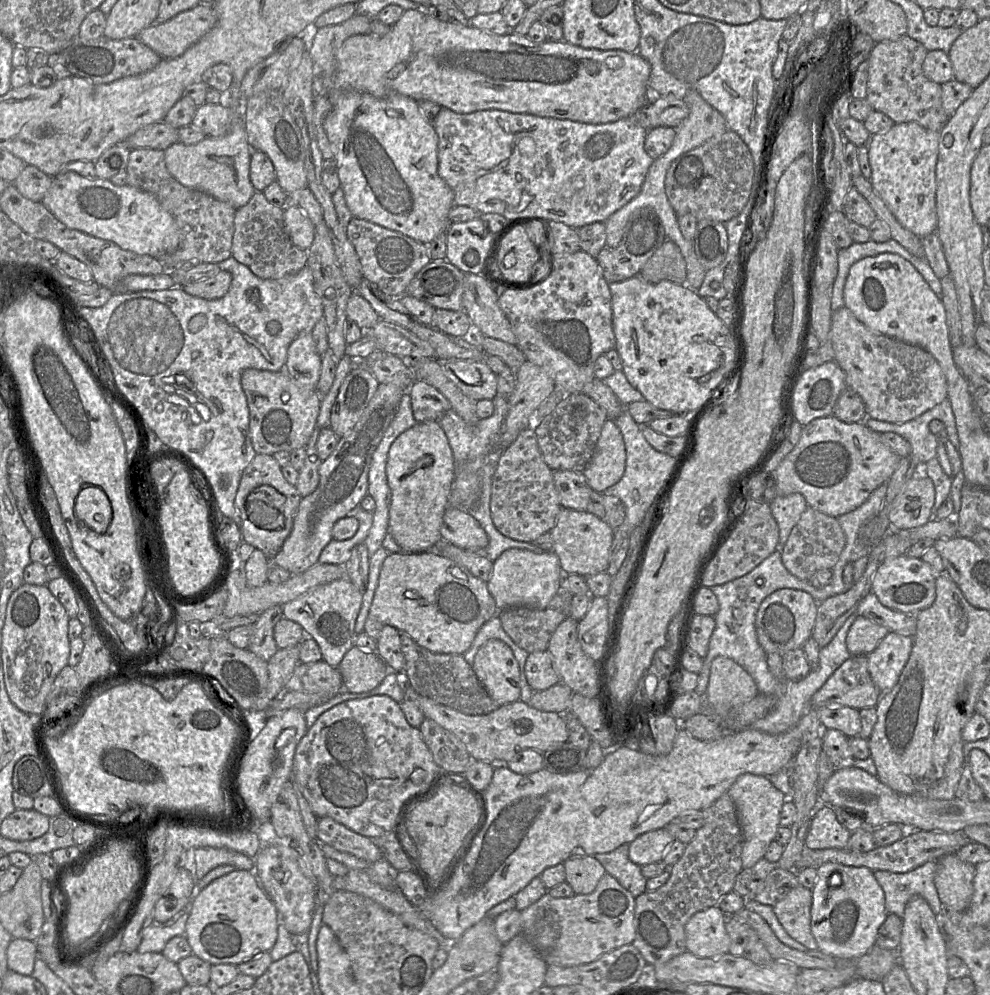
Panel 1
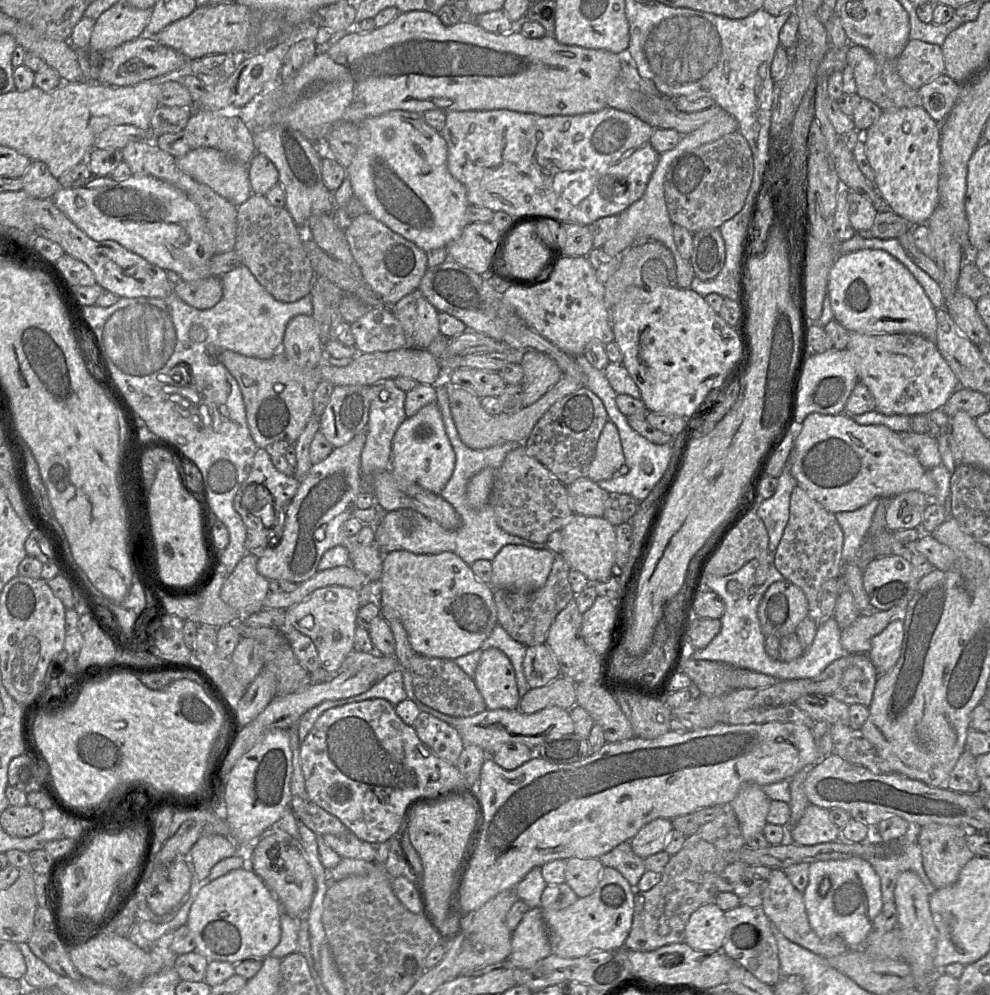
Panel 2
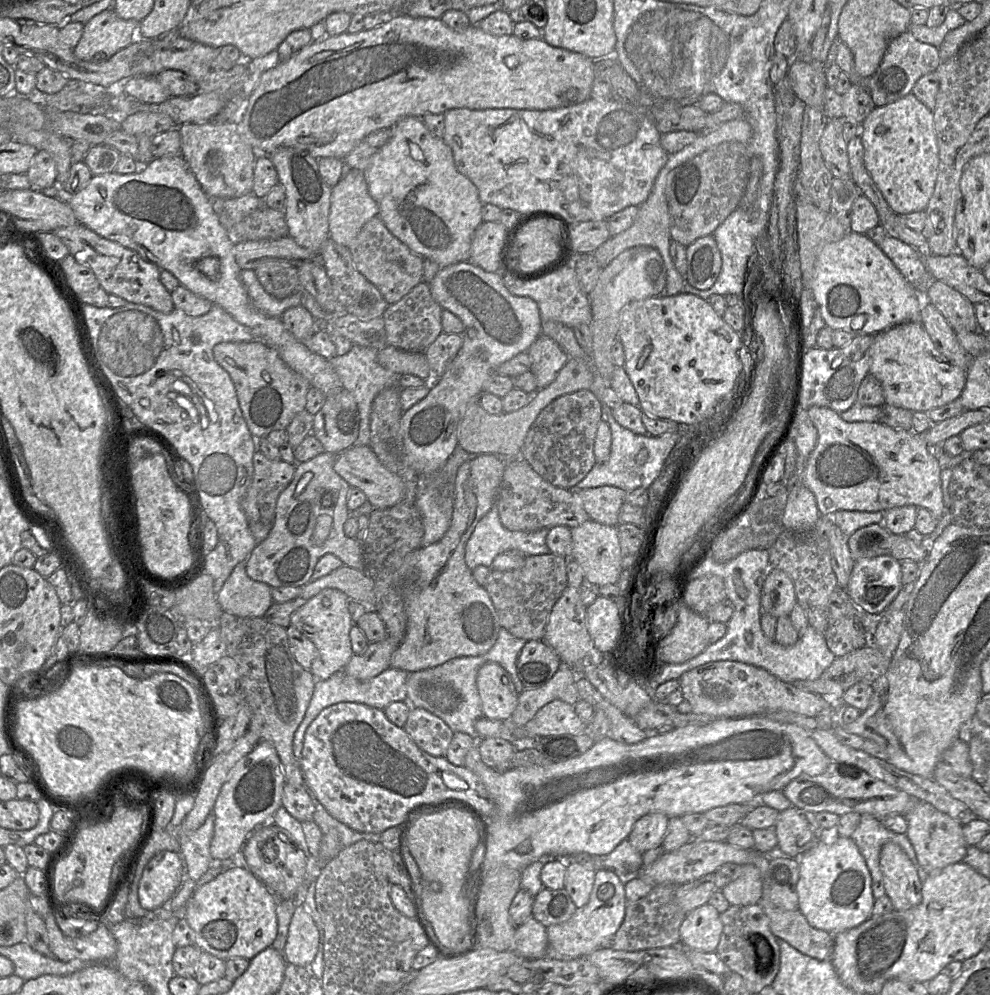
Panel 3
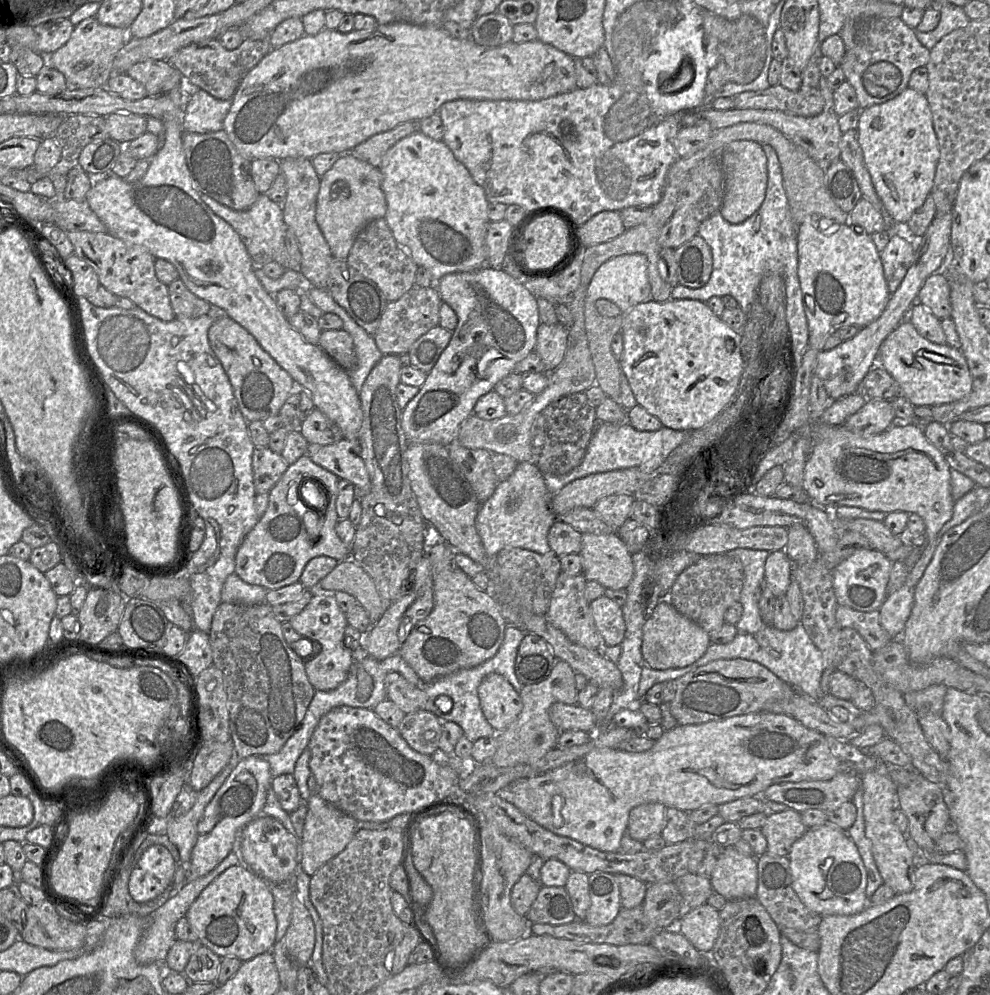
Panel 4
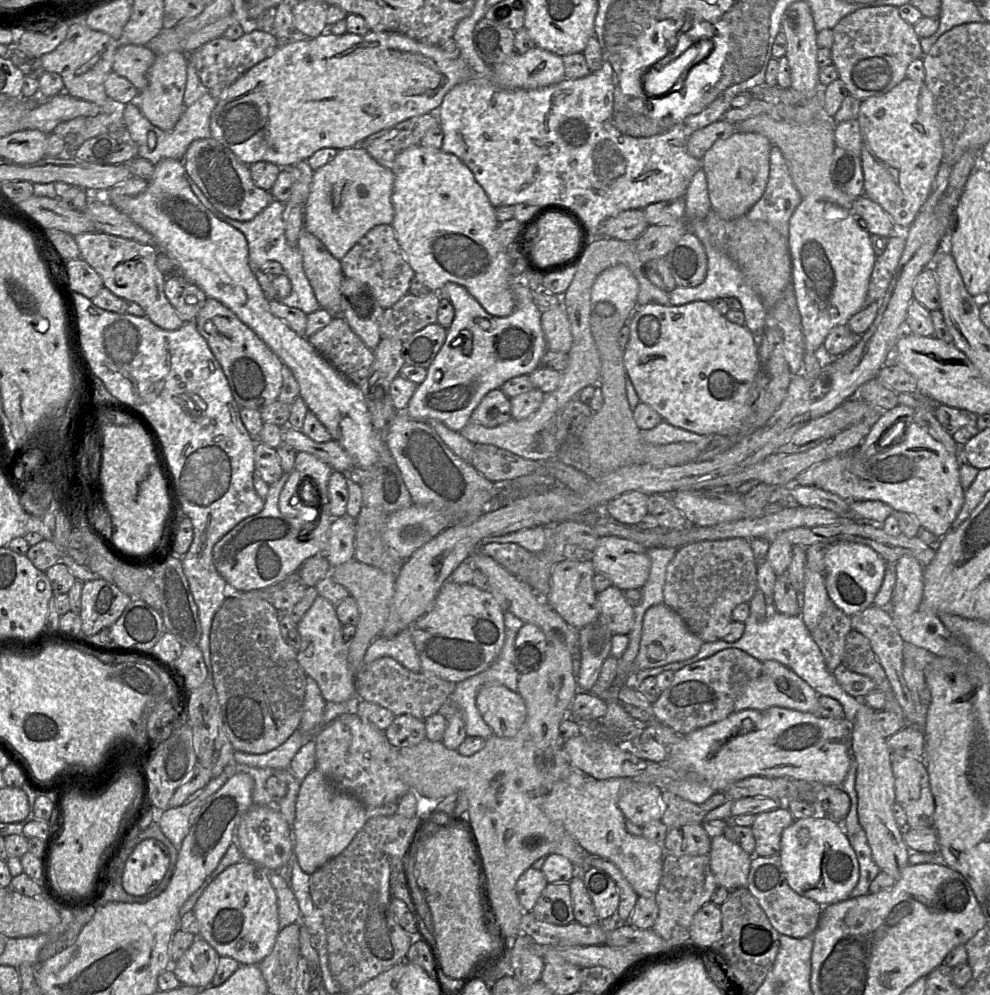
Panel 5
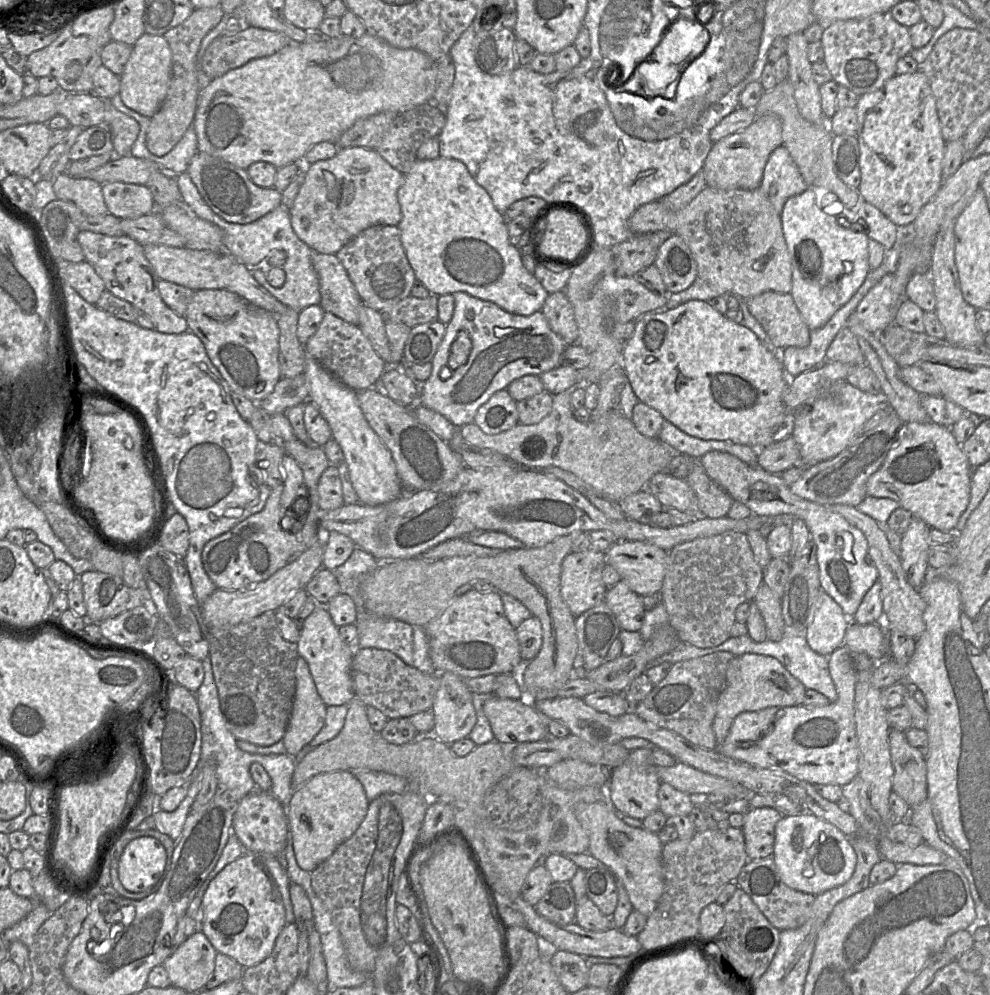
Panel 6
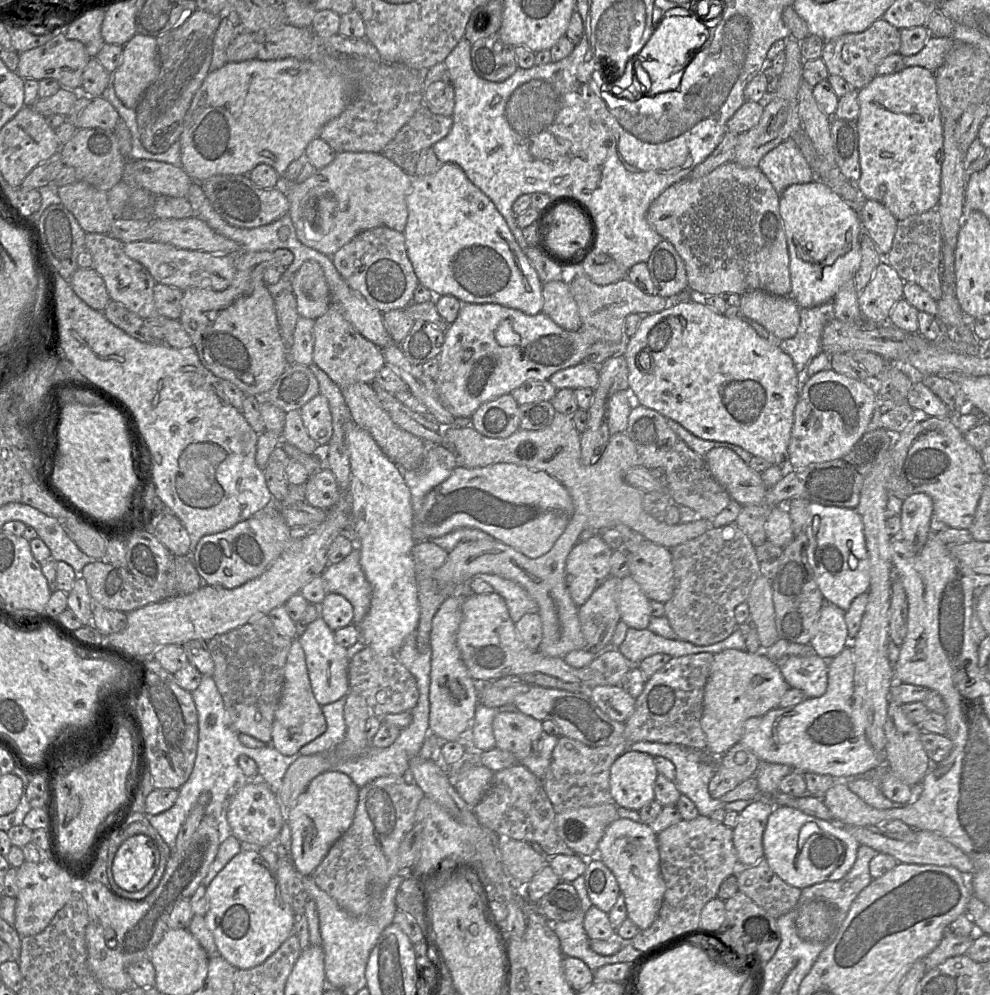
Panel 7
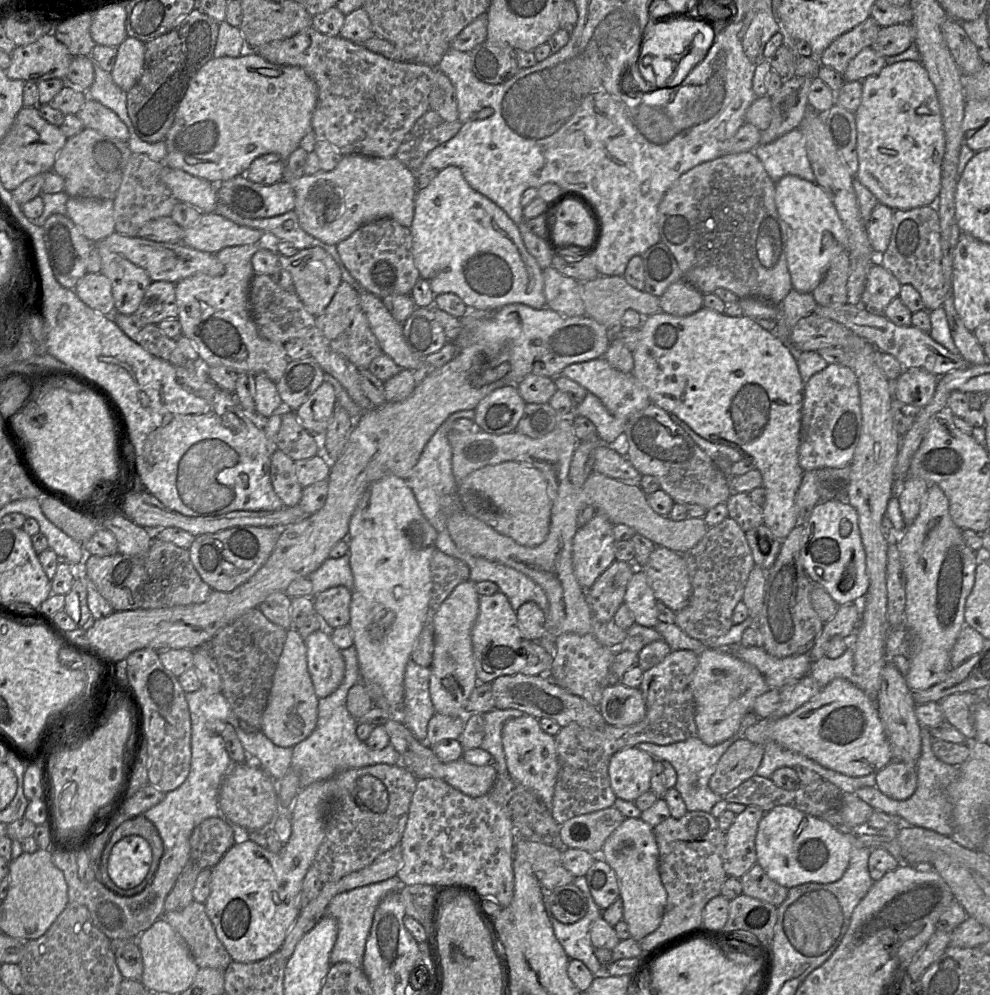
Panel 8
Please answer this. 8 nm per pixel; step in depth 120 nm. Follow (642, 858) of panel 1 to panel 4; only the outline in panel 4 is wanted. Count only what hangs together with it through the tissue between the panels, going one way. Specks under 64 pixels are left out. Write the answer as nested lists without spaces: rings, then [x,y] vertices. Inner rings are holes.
[[[646,803],[634,807],[629,813],[629,835],[638,841],[661,834],[665,826],[666,806],[662,803]]]

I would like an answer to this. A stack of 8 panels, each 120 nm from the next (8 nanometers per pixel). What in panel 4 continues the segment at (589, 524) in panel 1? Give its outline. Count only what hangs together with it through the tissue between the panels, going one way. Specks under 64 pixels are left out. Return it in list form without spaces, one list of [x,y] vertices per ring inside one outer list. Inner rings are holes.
[[[617,532],[608,534],[582,534],[582,573],[587,581],[597,581],[606,589],[626,589],[634,574],[633,554],[628,550]]]

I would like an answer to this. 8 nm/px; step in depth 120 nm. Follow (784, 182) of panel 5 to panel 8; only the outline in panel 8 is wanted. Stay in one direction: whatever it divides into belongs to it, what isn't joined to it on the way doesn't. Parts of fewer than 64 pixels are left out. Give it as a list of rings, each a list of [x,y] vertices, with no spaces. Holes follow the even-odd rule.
[[[799,128],[771,143],[759,144],[753,151],[774,183],[786,175],[798,176],[811,183],[816,182],[807,155],[806,140]]]

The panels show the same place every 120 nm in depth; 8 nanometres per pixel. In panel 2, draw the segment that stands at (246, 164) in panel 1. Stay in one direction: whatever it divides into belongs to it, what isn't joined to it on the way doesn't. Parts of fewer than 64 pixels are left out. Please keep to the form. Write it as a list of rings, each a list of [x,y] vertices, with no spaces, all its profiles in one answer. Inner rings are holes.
[[[210,147],[190,150],[186,155],[175,158],[177,167],[197,182],[209,186],[217,194],[235,206],[244,203],[251,195],[248,166],[243,165],[226,154]]]

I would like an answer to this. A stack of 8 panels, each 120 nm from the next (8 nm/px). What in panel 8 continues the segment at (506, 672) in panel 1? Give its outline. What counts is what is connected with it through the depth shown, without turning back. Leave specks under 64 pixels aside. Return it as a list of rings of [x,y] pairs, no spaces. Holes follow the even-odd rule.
[[[525,714],[505,723],[502,729],[502,744],[511,778],[535,792],[552,811],[554,788],[558,775],[555,737],[541,729],[538,719]]]

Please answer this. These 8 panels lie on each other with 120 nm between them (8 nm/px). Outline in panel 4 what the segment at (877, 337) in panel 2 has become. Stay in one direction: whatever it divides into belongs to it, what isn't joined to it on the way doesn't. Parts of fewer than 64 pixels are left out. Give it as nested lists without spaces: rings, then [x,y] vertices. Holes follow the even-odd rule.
[[[910,320],[900,325],[881,344],[877,363],[897,381],[901,395],[914,406],[938,406],[966,398],[972,391],[972,377],[961,349],[935,344],[922,337]]]

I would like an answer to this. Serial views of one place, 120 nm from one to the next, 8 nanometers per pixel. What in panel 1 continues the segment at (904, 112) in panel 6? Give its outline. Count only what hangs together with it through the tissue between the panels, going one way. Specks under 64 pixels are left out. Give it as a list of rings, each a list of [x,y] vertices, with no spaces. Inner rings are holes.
[[[917,122],[895,123],[885,133],[871,135],[869,161],[871,183],[899,223],[924,238],[937,233],[936,164],[940,132],[924,128]]]

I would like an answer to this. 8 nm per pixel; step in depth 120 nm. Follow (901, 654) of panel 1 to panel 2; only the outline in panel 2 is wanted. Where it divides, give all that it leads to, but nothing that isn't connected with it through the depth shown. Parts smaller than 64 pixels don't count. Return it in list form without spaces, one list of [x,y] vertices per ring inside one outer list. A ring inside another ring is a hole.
[[[897,618],[872,638],[868,657],[879,675],[888,672],[899,659],[903,634],[902,618]]]

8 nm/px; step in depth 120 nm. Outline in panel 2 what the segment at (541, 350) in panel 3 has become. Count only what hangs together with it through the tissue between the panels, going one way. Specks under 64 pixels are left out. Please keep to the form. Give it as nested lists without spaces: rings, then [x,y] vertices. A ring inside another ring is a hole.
[[[522,351],[520,365],[524,372],[523,407],[540,399],[563,375],[554,360],[538,351]]]

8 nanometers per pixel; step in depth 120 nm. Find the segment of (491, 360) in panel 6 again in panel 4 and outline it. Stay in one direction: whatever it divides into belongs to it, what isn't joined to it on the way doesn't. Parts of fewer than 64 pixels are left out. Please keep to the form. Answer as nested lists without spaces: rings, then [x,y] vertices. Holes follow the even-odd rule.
[[[483,267],[473,272],[444,275],[434,285],[443,302],[456,313],[458,323],[448,346],[427,374],[418,394],[402,410],[402,428],[409,443],[437,443],[448,447],[456,442],[464,420],[473,414],[476,402],[492,391],[504,377],[514,372],[518,362],[534,352],[540,324],[537,297],[524,284],[500,269]]]

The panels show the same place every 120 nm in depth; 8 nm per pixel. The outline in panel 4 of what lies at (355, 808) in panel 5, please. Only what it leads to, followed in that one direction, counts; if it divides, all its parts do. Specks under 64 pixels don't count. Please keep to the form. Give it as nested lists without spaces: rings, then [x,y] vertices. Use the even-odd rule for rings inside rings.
[[[312,774],[308,778],[308,787],[311,795],[307,800],[308,810],[300,840],[300,869],[312,877],[319,868],[346,848],[358,831],[358,822],[321,798],[316,792],[316,781]]]

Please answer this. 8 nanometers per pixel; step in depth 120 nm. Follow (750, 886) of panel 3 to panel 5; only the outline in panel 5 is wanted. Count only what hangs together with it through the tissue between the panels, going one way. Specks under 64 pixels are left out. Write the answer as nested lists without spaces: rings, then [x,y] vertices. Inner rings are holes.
[[[724,835],[711,838],[710,867],[719,887],[729,891],[746,887],[752,856]]]

